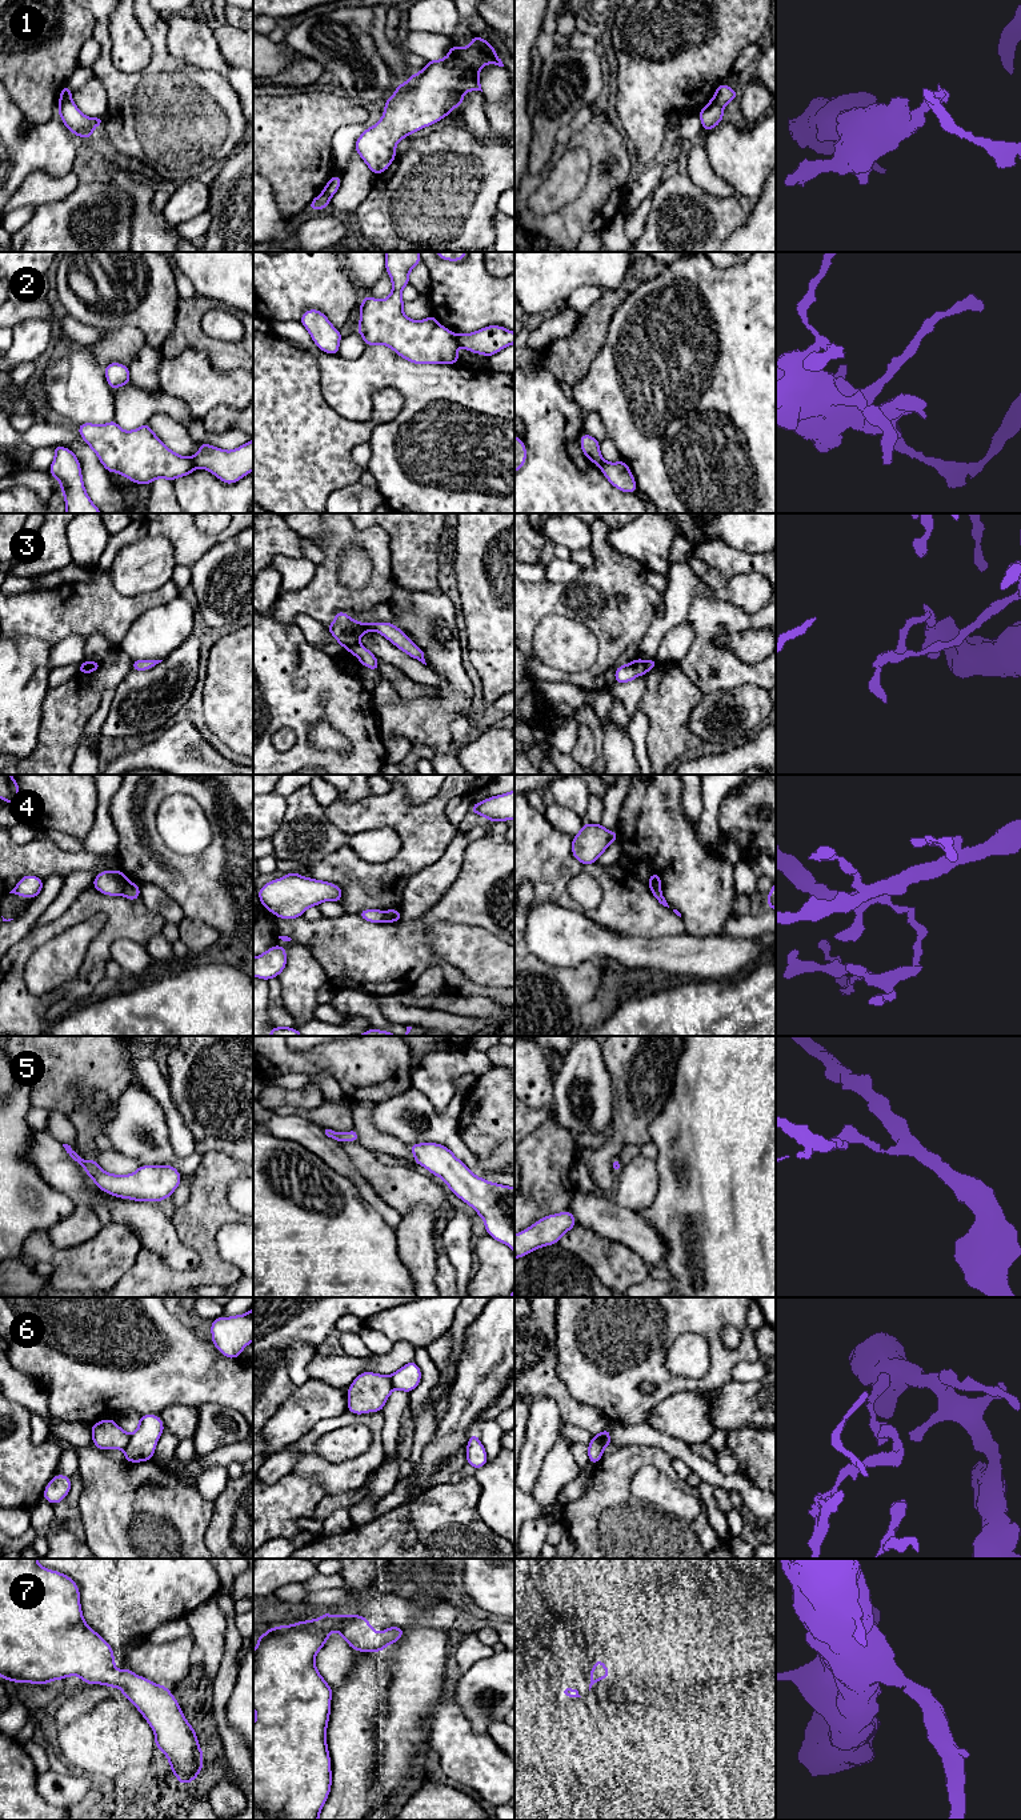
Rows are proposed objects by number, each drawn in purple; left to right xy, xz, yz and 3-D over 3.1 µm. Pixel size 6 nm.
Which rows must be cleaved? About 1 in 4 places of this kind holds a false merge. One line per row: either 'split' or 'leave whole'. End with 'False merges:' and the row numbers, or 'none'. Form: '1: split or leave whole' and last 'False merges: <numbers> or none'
1: split
2: split
3: split
4: split
5: leave whole
6: split
7: leave whole
False merges: 1, 2, 3, 4, 6

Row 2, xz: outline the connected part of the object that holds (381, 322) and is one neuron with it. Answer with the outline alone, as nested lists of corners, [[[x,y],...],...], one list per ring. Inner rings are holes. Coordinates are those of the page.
[[[385,252],[385,271],[392,280],[392,292],[384,300],[369,295],[364,296],[359,307],[360,321],[357,332],[364,339],[365,347],[383,344],[393,349],[400,357],[413,364],[460,364],[457,351],[460,344],[448,328],[431,315],[424,320],[412,320],[404,311],[401,291],[409,284],[409,272],[421,263],[419,252]]]

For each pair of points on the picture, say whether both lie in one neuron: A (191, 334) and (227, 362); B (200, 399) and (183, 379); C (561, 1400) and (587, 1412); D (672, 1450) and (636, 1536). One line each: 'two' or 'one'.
A: one
B: one
C: one
D: two

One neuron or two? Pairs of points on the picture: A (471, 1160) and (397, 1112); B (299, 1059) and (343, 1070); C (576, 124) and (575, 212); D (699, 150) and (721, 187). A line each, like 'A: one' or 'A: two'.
A: one
B: one
C: two
D: one

